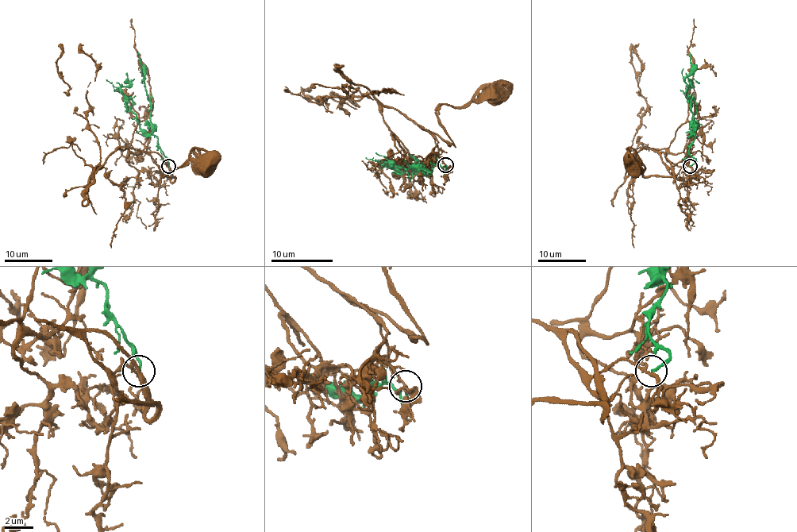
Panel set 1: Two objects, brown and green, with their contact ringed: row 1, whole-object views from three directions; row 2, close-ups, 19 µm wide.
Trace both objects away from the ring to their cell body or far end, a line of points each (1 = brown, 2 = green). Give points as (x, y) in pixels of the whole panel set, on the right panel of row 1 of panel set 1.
1: (689, 166), (679, 163), (669, 167), (662, 160), (663, 152), (671, 175), (645, 177), (644, 166), (634, 167)
2: (689, 166), (695, 160), (689, 154), (689, 145), (695, 135), (684, 81), (692, 67), (689, 52)

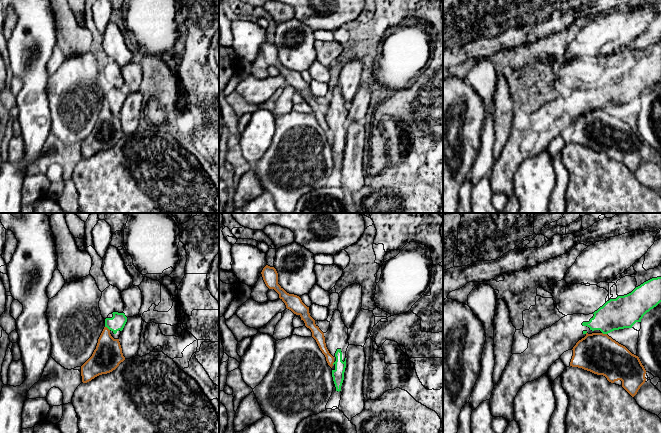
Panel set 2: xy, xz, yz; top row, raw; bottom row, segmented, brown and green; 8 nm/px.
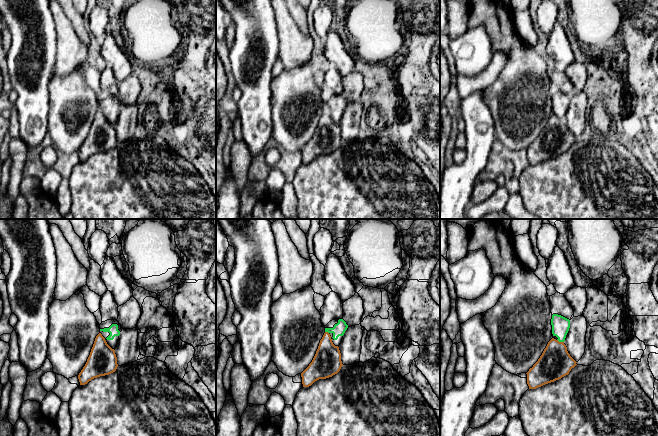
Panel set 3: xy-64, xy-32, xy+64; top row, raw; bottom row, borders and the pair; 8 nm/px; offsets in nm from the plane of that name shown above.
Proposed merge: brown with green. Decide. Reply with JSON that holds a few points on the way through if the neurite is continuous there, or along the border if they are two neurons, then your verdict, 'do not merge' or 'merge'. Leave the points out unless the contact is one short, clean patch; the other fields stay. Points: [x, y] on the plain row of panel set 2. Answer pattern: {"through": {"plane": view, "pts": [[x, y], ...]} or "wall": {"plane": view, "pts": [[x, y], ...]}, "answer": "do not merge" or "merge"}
{"answer": "do not merge"}

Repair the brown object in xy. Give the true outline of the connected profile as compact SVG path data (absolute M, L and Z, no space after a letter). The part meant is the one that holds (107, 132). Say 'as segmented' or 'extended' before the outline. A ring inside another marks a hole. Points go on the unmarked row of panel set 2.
as segmented; M104 103L92 132L81 142L82 158L115 146L125 136L119 115L114 115Z

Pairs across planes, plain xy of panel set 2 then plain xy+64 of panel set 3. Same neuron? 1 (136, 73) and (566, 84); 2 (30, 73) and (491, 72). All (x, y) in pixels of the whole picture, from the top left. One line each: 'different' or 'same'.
1: different
2: different

